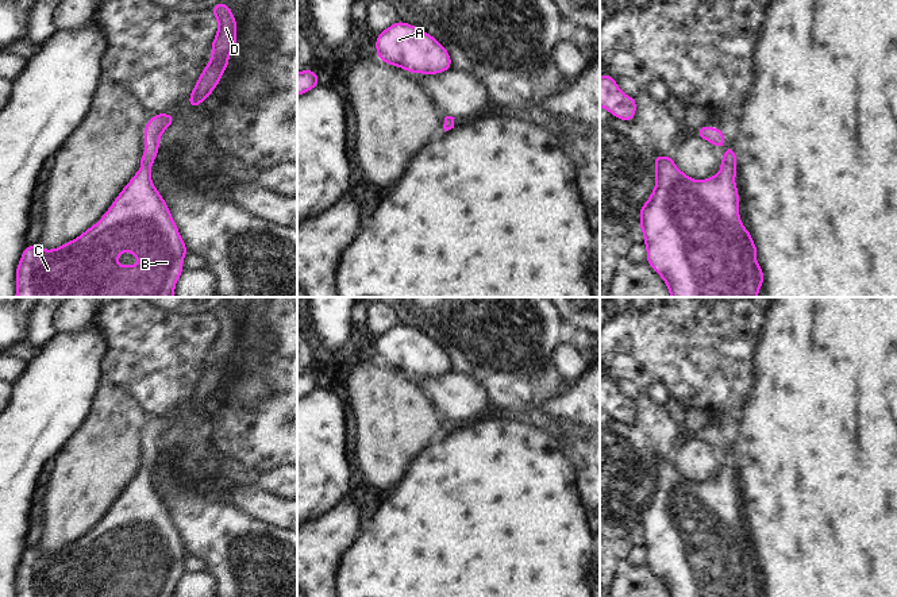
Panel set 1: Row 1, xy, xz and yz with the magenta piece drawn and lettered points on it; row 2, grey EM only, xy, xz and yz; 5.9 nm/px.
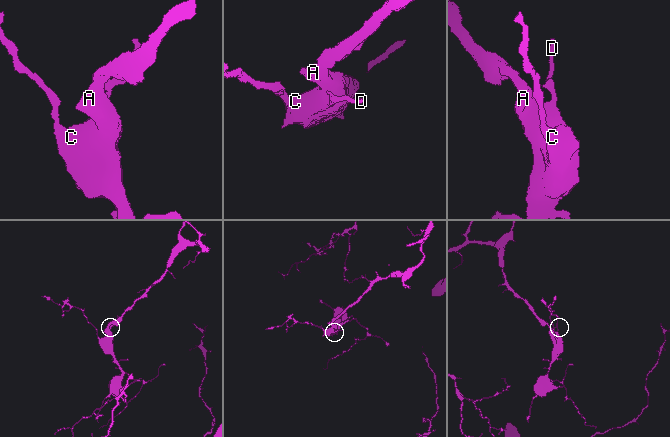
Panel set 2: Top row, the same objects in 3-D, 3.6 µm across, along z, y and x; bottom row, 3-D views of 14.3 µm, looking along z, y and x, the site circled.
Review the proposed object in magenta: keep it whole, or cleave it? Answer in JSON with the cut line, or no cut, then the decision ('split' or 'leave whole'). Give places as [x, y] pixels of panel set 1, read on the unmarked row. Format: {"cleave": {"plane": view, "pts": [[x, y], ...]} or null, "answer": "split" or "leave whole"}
{"cleave": null, "answer": "leave whole"}

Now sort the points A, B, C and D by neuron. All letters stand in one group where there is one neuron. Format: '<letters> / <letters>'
A B C D

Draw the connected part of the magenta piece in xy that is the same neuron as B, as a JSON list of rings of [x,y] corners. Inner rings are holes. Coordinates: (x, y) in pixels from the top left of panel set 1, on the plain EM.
[[[157,416],[147,424],[145,458],[139,461],[142,471],[95,528],[55,552],[26,548],[16,570],[16,597],[174,597],[188,552],[150,478],[158,443],[174,423],[174,417]],[[122,554],[132,555],[142,566],[116,567]]]

